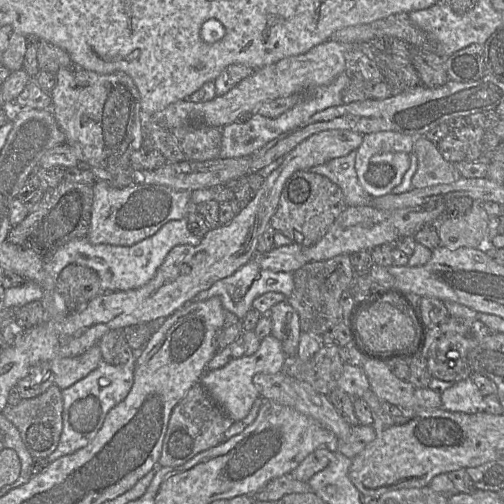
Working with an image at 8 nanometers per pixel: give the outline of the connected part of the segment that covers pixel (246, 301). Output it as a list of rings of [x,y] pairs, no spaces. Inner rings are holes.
[[[252,258],[232,275],[216,281],[210,288],[196,294],[191,301],[204,301],[213,296],[218,296],[221,300],[224,310],[235,314],[240,320],[243,320],[248,310],[252,308],[252,302],[258,296],[267,292],[279,292],[286,297],[290,296],[294,288],[292,272],[274,272],[268,269],[262,269]]]

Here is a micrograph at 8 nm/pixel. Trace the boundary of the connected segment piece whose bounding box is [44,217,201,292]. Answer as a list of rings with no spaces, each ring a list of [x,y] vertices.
[[[184,217],[168,221],[155,234],[131,246],[92,244],[87,237],[72,239],[44,261],[44,269],[56,279],[60,271],[69,264],[86,266],[97,273],[104,292],[126,291],[148,283],[173,247],[197,246],[200,242],[201,237],[193,235],[188,230],[187,219]]]

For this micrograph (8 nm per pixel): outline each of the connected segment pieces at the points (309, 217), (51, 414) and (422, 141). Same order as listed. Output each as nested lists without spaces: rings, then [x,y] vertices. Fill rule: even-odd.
[[[296,171],[284,184],[278,207],[270,219],[270,226],[293,243],[309,247],[327,233],[346,208],[342,190],[326,176],[309,171]]]
[[[53,384],[43,394],[30,399],[22,399],[17,405],[7,405],[3,415],[18,429],[21,439],[33,458],[47,458],[59,443],[63,428],[62,390]]]
[[[425,135],[414,137],[412,152],[417,156],[418,167],[412,177],[413,188],[449,184],[461,177],[454,164],[443,158],[436,143]]]

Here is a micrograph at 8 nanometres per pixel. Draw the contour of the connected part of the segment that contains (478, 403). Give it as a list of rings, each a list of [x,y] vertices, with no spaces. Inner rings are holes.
[[[470,379],[455,382],[441,393],[442,408],[451,412],[476,414],[485,412],[485,396]]]

